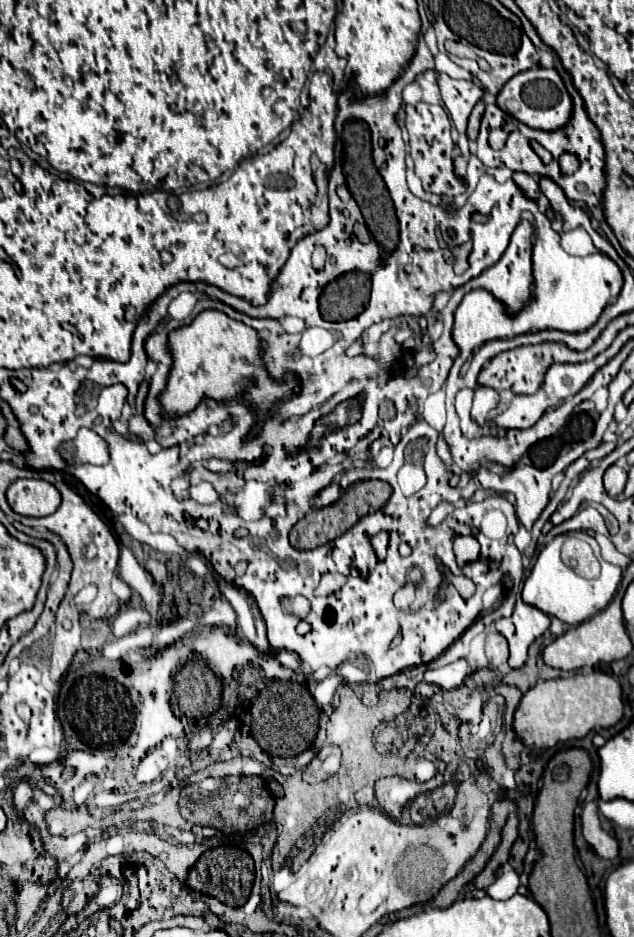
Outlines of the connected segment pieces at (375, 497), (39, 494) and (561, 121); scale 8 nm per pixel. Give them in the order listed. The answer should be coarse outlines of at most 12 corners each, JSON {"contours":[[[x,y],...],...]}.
{"contours":[[[386,481],[356,483],[338,503],[300,519],[290,545],[334,541],[390,499]],[[16,479],[6,491],[14,513],[48,517],[60,493],[42,479]],[[556,69],[516,73],[502,111],[532,129],[568,123],[572,99]]]}

